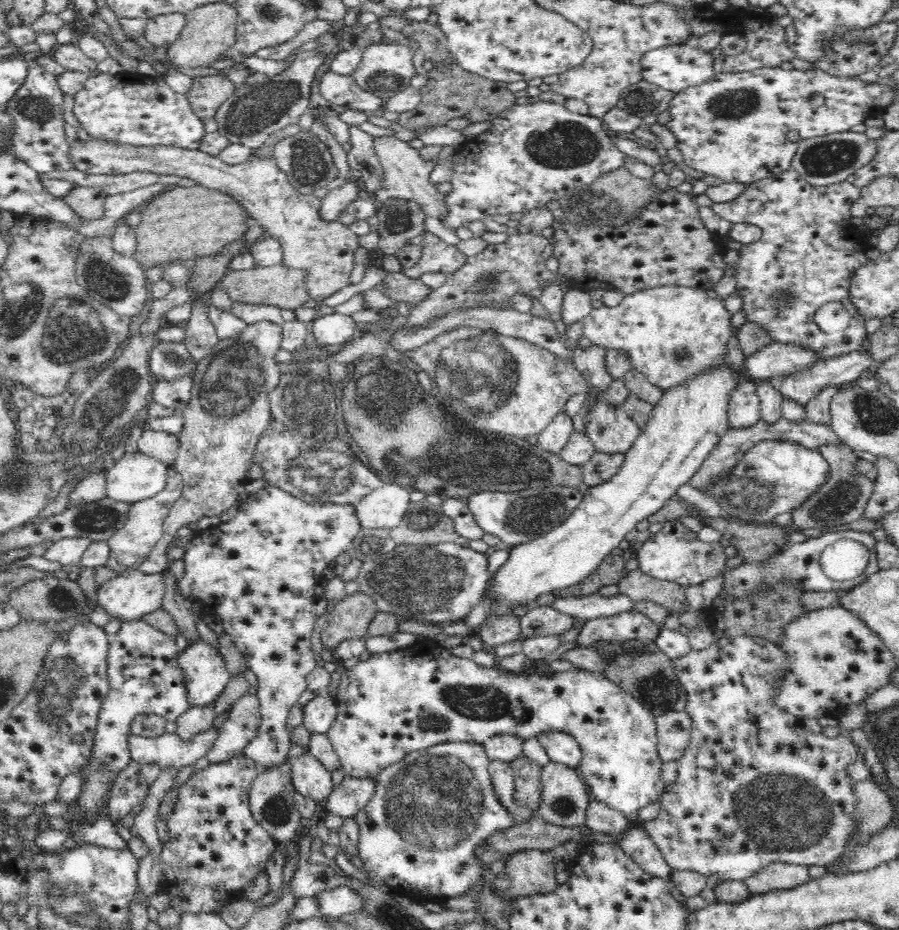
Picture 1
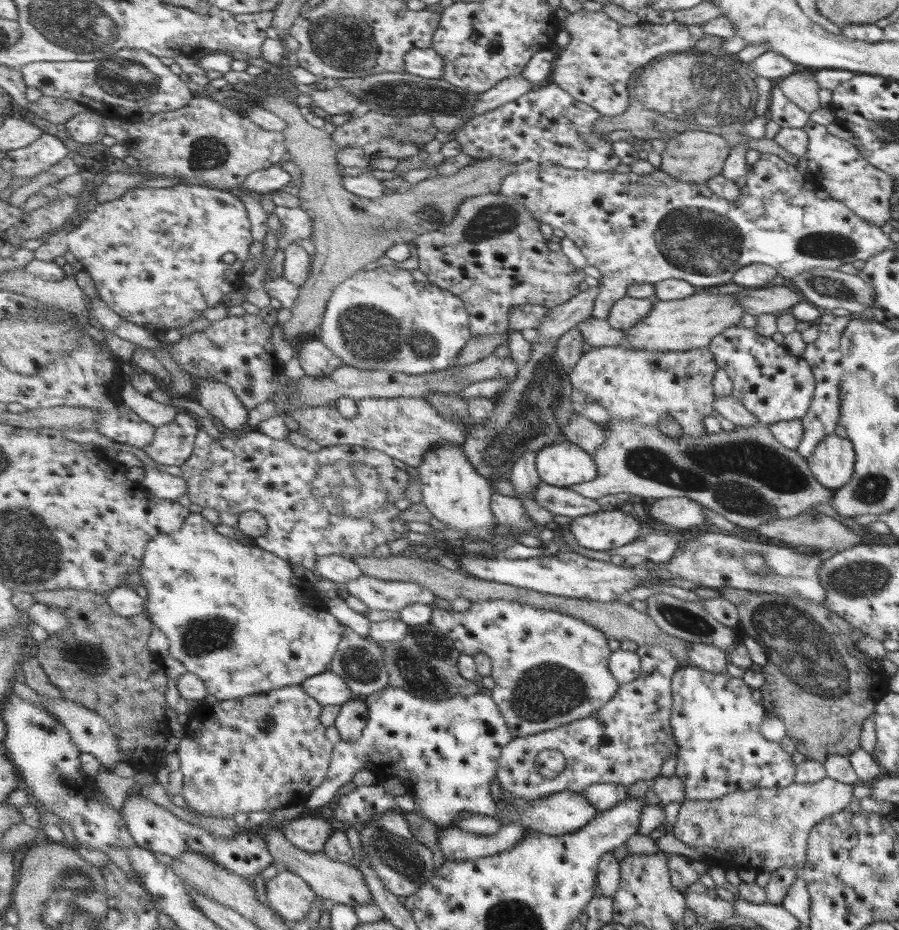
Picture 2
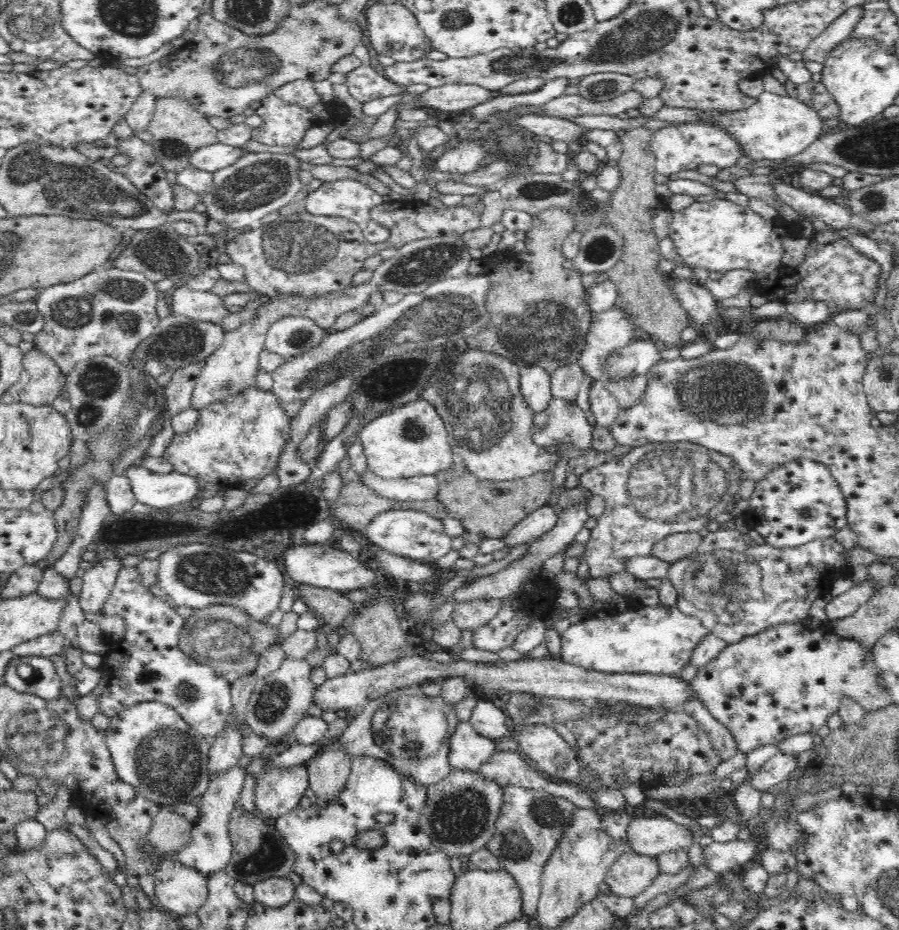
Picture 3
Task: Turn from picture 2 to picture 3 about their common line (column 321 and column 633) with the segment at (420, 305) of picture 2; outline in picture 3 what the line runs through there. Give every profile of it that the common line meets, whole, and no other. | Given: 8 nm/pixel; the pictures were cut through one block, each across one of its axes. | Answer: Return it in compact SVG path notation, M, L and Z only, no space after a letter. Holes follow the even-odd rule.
M616 308L598 314L596 318L590 320L590 325L586 348L579 356L579 363L585 374L589 374L597 381L600 379L606 354L644 335L636 326L632 326L629 316Z

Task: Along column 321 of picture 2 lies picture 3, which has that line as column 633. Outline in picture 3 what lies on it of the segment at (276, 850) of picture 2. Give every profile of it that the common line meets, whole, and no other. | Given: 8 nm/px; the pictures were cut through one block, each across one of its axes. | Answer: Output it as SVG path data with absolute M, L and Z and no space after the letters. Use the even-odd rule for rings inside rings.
M622 852L605 875L605 883L614 895L634 898L650 886L661 873L656 856Z

